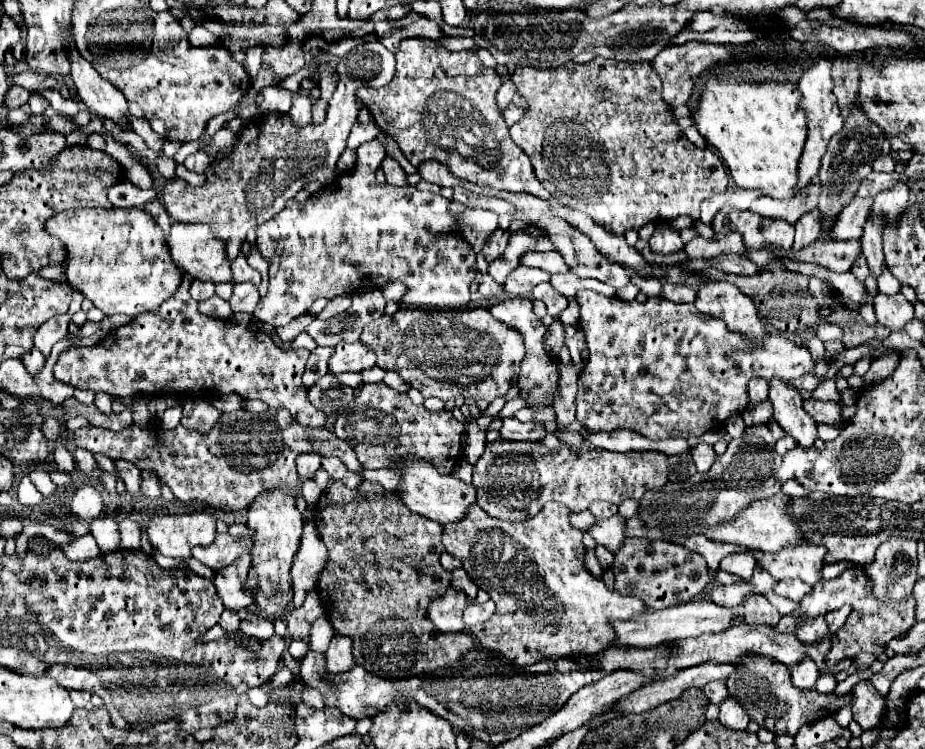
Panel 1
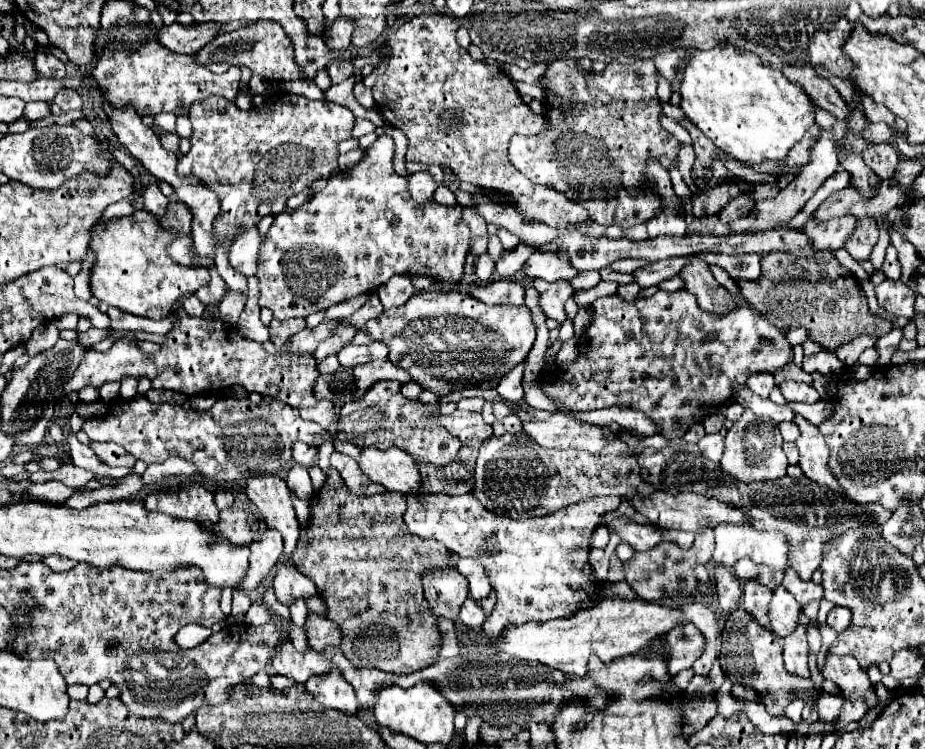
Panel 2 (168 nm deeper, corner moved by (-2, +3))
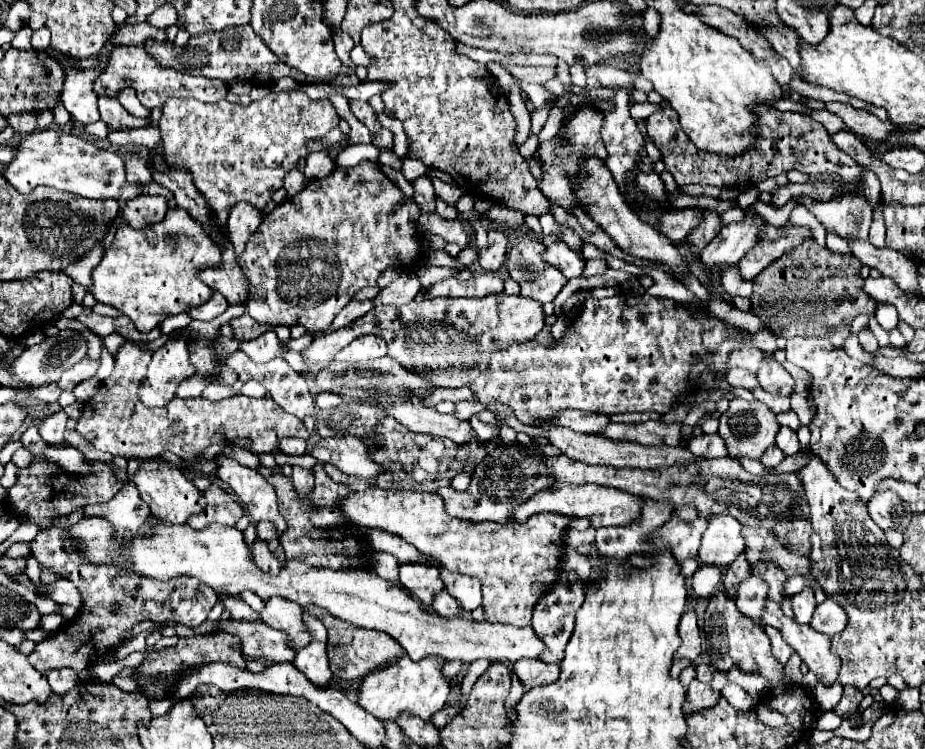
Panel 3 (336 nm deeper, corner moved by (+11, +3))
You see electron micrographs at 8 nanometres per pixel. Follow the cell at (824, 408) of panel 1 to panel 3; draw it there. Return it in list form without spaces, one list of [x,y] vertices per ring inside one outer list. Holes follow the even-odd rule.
[[[774,359],[764,361],[764,365],[758,371],[758,381],[760,387],[772,395],[792,395],[794,391],[794,379]]]

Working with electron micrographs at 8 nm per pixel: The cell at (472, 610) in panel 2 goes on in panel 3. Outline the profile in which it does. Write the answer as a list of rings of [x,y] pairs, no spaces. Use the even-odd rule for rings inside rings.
[[[442,591],[442,593],[438,593],[438,595],[434,597],[434,611],[436,611],[440,617],[452,619],[452,617],[458,617],[460,607],[458,607],[458,601],[454,601],[448,591]]]

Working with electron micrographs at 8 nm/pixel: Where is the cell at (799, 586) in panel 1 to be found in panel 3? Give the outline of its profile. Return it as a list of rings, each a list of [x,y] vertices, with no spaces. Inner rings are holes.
[[[806,587],[804,591],[788,597],[790,603],[792,603],[792,609],[794,609],[794,619],[798,623],[810,623],[812,619],[812,613],[816,609],[816,601],[814,601],[814,591],[810,587]]]

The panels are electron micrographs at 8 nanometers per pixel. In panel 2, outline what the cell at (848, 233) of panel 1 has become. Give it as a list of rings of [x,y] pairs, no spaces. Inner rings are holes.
[[[809,217],[799,231],[807,235],[811,247],[817,251],[835,251],[843,247],[843,239],[851,235],[851,227],[855,227],[855,217],[833,217],[827,221]]]

